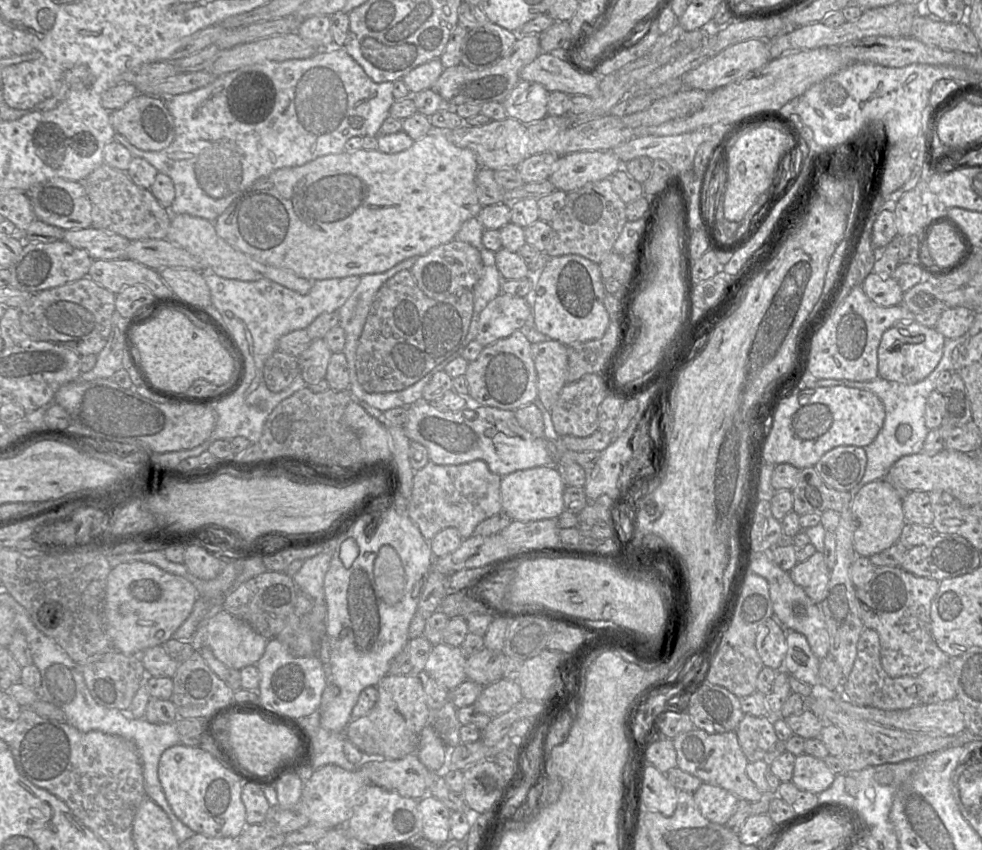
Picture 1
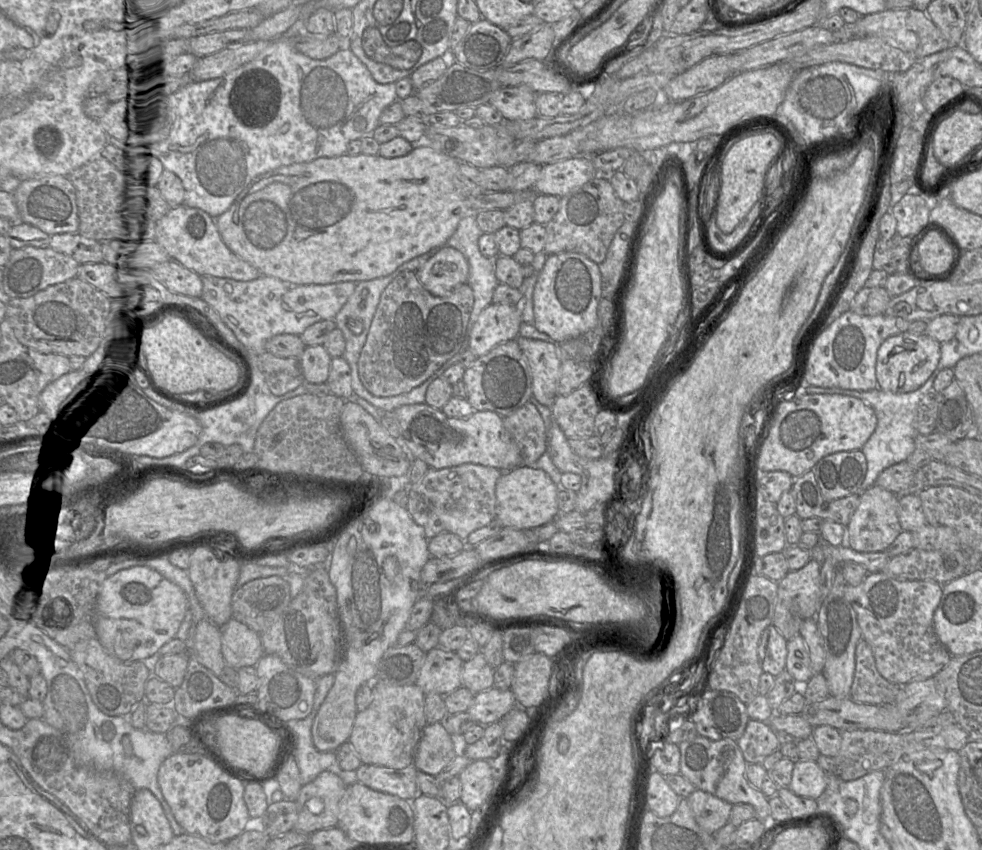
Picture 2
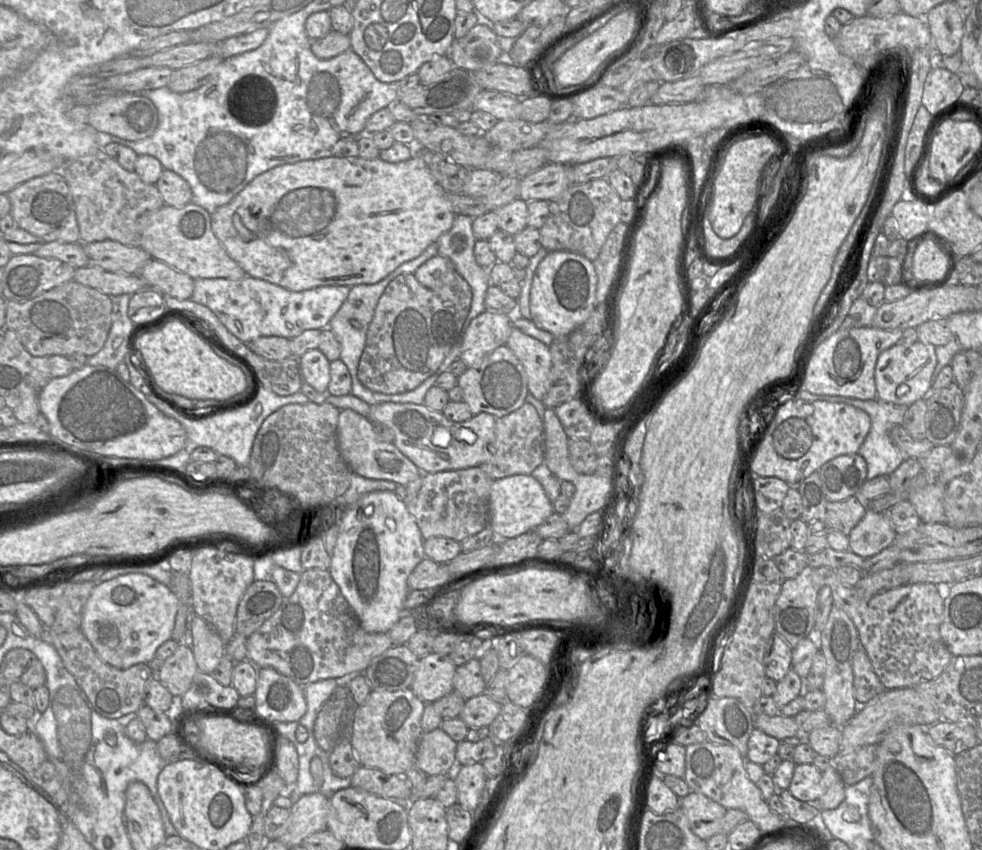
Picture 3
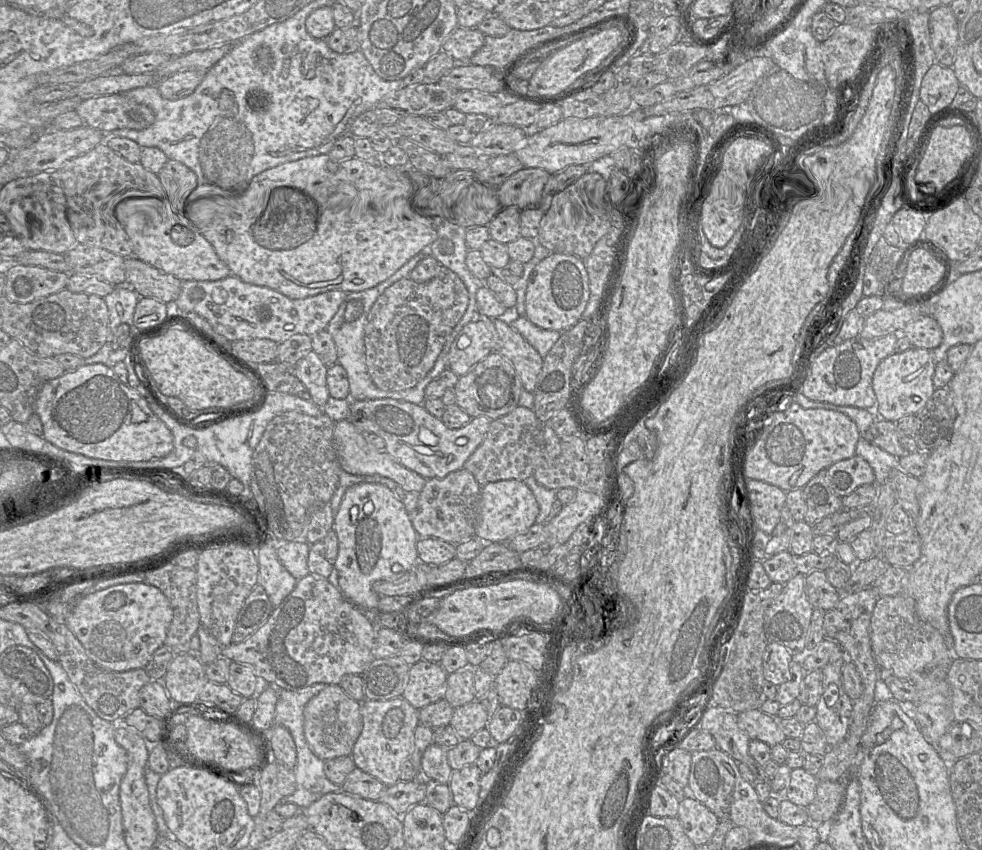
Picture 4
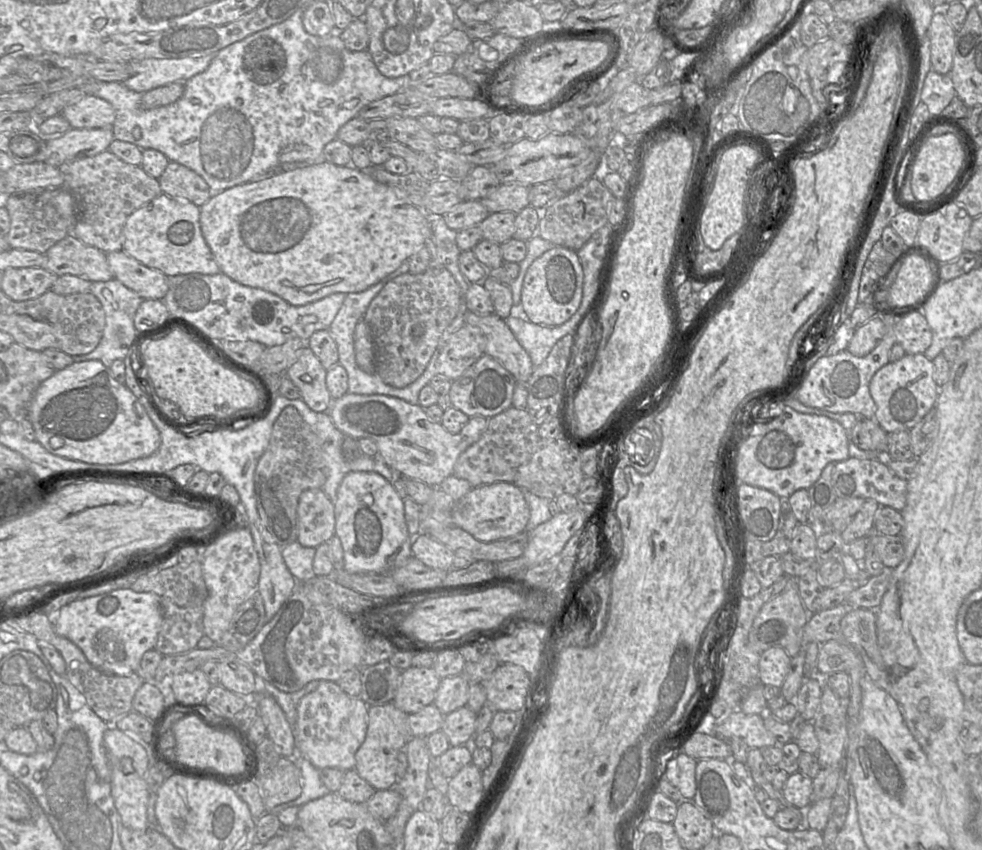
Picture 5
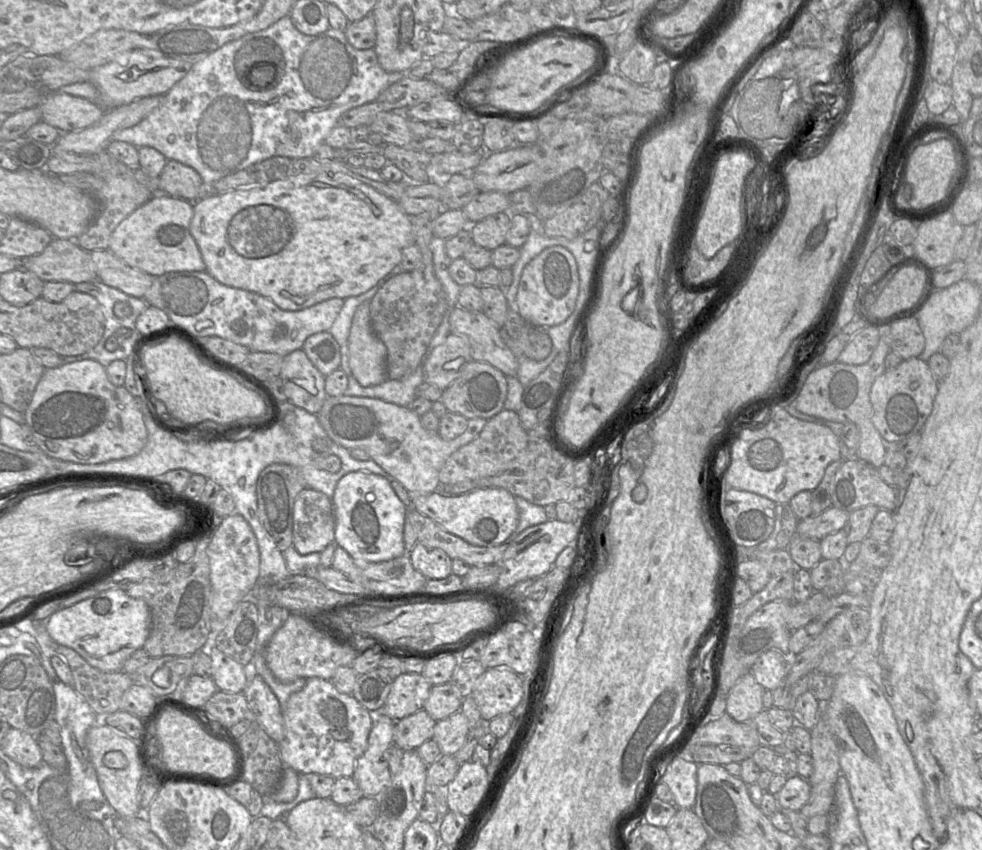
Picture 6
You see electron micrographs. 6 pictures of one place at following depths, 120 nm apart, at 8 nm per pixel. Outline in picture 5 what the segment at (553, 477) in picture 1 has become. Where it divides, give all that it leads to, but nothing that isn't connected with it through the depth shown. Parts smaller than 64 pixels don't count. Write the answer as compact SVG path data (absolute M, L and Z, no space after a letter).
M497 482L472 488L452 510L452 523L482 542L515 536L525 530L530 517L522 489L514 483Z

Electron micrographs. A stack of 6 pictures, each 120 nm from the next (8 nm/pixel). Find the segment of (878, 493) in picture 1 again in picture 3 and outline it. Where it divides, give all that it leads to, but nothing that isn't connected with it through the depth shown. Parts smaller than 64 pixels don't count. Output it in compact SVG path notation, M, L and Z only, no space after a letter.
M867 510L848 536L849 549L863 558L869 558L892 545L896 535L888 513Z

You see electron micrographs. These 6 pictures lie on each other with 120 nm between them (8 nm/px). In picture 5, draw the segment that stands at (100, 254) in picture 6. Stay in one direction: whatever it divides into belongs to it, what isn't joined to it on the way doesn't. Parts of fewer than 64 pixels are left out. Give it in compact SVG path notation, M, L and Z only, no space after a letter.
M123 250L106 256L114 279L144 300L162 300L168 292L168 277L161 271L145 266Z

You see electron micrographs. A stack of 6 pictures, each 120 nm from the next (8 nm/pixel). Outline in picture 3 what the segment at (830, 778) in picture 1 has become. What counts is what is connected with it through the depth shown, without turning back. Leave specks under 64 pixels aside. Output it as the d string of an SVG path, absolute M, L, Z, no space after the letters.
M796 764L788 788L798 800L816 804L823 794L822 772L812 764Z

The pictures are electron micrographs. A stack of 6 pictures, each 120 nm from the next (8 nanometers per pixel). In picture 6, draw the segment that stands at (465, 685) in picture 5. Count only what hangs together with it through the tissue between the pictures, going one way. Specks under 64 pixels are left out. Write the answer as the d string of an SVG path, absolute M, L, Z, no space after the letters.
M447 682L432 686L423 709L435 720L443 720L460 711L462 696L452 683Z

